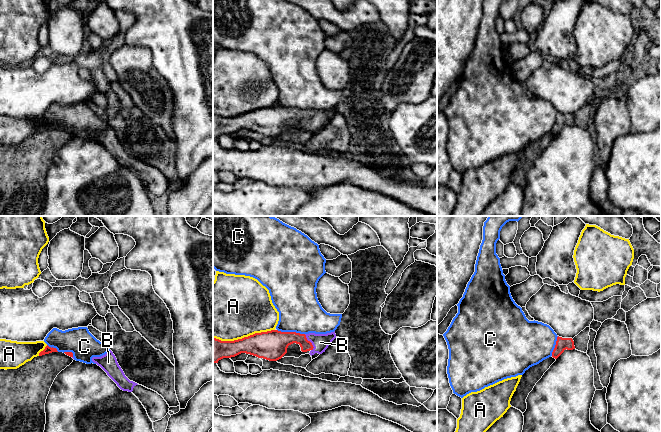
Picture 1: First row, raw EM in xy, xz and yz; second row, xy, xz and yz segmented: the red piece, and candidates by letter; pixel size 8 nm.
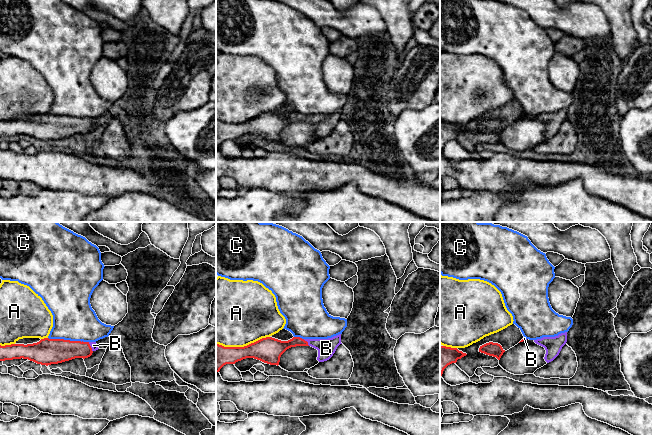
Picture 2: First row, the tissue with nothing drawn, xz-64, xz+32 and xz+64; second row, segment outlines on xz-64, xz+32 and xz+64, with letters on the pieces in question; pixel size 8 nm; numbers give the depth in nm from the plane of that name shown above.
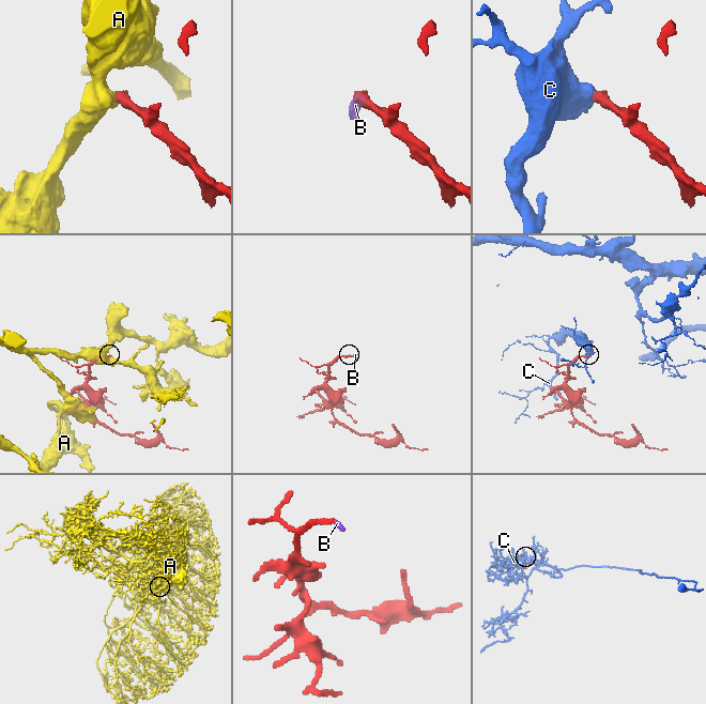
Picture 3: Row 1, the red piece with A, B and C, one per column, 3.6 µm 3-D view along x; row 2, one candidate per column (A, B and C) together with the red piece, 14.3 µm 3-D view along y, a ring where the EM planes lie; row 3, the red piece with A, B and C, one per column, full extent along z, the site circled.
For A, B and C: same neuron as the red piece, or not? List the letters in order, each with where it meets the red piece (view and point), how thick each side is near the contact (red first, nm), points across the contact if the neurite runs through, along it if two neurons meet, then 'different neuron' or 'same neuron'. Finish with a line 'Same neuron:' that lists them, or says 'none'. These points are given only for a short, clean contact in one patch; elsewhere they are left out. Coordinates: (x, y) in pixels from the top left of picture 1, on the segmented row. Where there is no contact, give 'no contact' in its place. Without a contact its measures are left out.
A: contact xz (244, 337); calibres 240 and 500 nm; different neuron
B: contact xz (310, 342); calibres 160 and 140 nm; way xz (279, 341), (302, 339), (310, 342), (320, 342); same neuron
C: contact xz (291, 332); calibres 240 and 340 nm; border xz (277, 329), (304, 334); different neuron
Same neuron: B

